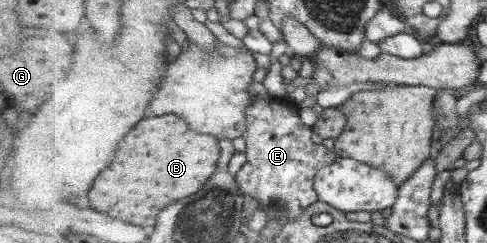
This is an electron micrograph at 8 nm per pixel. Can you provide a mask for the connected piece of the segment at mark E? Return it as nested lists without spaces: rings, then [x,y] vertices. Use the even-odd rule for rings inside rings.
[[[265,97],[262,100],[254,101],[246,111],[247,114],[247,131],[243,134],[243,138],[246,142],[246,159],[247,161],[241,166],[241,169],[236,174],[237,184],[239,185],[239,190],[244,195],[251,196],[254,200],[257,200],[258,207],[261,208],[265,214],[267,215],[267,220],[270,222],[276,222],[276,220],[281,220],[281,224],[286,225],[289,222],[294,222],[298,220],[302,216],[302,213],[305,212],[309,206],[312,206],[315,202],[319,201],[319,194],[315,186],[315,178],[320,170],[325,168],[326,166],[330,166],[333,162],[336,162],[336,159],[339,156],[336,154],[334,148],[326,148],[326,146],[322,145],[322,143],[317,139],[316,132],[314,127],[306,126],[304,122],[302,122],[302,118],[300,118],[300,107],[298,104],[293,102],[291,99],[285,98],[281,101],[274,100],[272,97]]]

